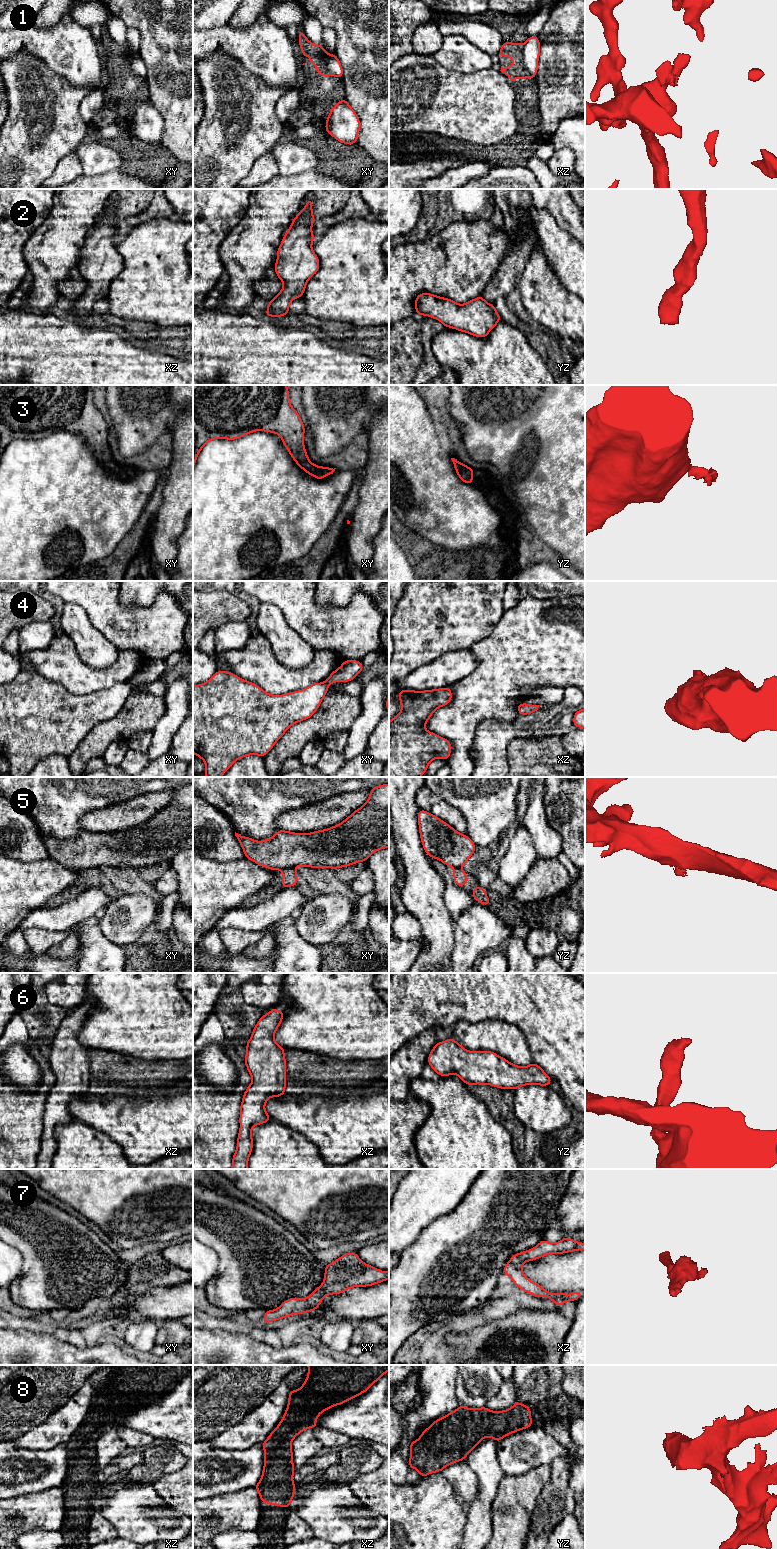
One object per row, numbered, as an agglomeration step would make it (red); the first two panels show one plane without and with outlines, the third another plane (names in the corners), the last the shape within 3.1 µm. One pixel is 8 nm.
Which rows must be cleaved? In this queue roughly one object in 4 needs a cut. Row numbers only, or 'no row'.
1, 4, 5

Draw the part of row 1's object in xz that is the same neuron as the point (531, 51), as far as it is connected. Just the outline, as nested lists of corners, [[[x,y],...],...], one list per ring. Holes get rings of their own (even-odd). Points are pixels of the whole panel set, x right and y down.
[[[538,36],[528,37],[523,46],[524,66],[530,74],[530,77],[535,79],[540,56],[540,42]]]

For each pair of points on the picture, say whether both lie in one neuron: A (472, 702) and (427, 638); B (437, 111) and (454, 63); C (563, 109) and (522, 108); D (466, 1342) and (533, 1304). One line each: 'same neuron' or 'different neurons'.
A: different neurons
B: different neurons
C: different neurons
D: different neurons

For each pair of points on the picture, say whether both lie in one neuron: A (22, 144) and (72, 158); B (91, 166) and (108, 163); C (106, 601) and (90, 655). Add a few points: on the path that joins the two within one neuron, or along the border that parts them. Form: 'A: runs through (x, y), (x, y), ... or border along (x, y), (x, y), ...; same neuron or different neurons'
A: border along (74, 150), (65, 155), (50, 174); different neurons
B: runs through (95, 163), (104, 163); same neuron
C: border along (84, 610), (88, 620), (115, 645); different neurons

